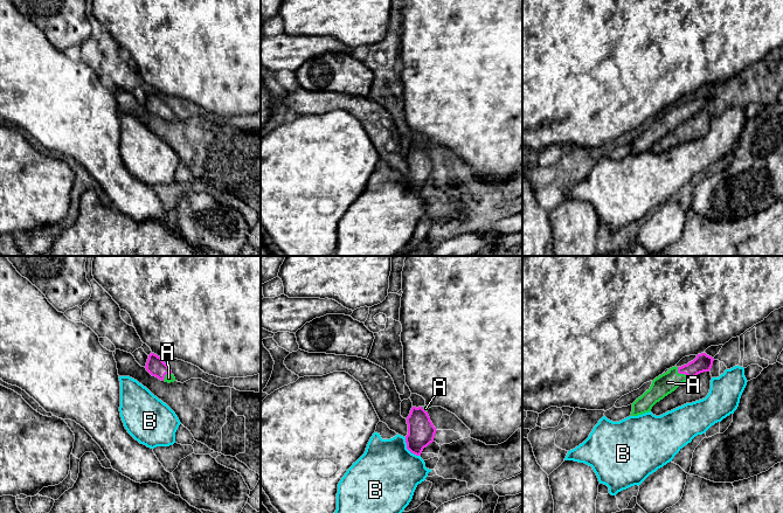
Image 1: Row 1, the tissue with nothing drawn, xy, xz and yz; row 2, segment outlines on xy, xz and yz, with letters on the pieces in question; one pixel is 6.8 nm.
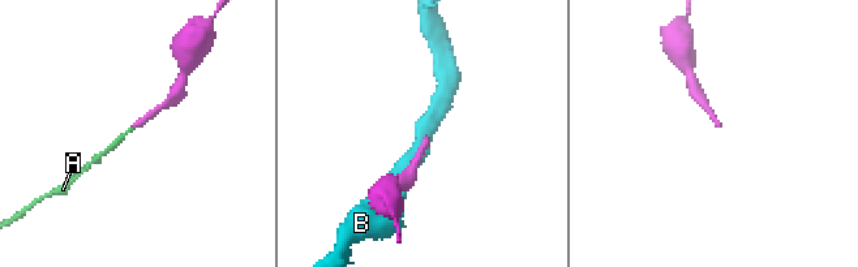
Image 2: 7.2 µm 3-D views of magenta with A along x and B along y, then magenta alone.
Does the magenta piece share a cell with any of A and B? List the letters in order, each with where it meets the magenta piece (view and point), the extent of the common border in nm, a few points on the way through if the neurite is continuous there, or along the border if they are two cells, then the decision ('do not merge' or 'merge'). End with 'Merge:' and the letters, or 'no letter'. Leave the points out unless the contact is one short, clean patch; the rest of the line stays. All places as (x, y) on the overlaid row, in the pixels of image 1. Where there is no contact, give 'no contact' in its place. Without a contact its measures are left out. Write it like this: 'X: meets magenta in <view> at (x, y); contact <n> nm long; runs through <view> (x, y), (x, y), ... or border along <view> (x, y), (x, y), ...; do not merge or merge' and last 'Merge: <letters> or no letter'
A: meets magenta in yz at (681, 373); contact 120 nm long; merge
B: meets magenta in xz at (408, 449); contact 170 nm long; do not merge
Merge: A

